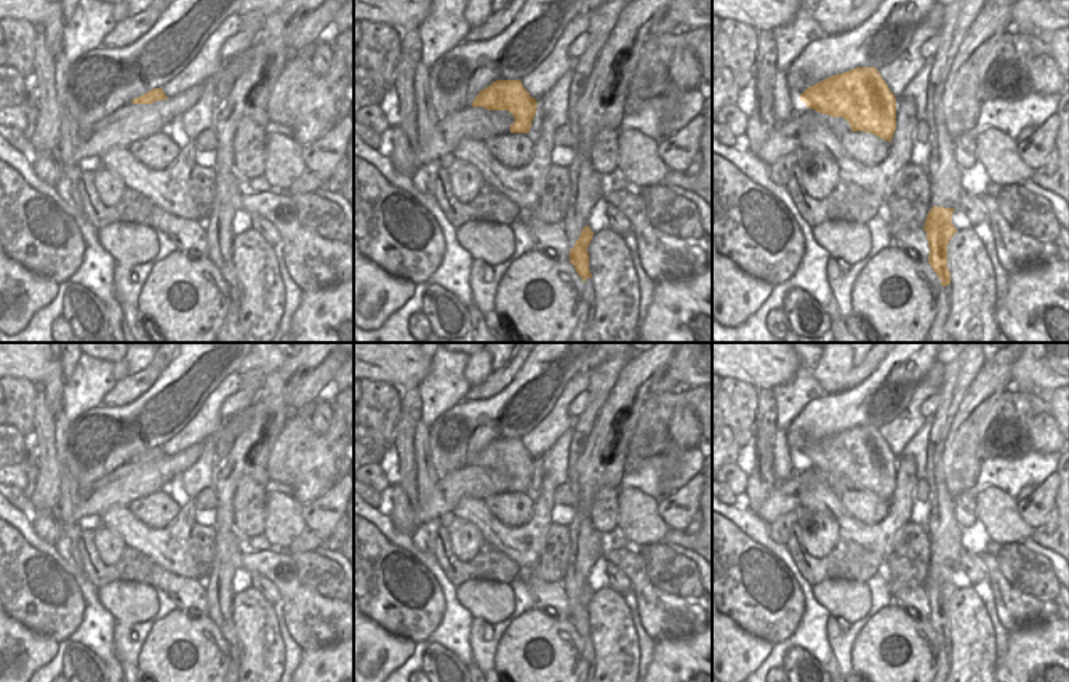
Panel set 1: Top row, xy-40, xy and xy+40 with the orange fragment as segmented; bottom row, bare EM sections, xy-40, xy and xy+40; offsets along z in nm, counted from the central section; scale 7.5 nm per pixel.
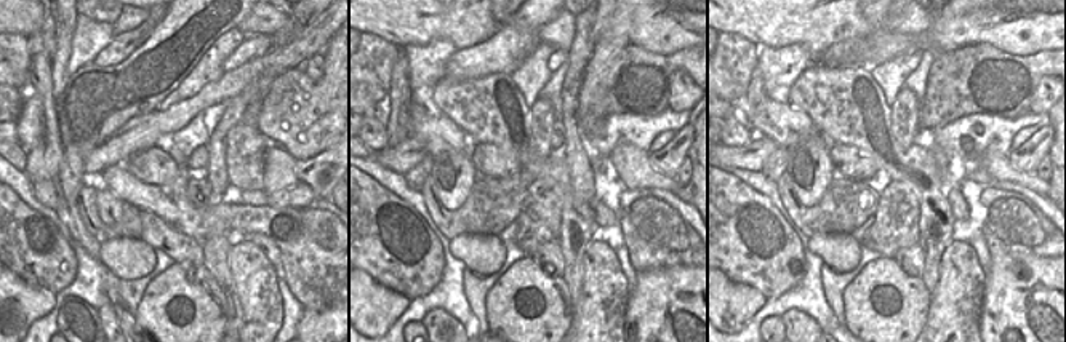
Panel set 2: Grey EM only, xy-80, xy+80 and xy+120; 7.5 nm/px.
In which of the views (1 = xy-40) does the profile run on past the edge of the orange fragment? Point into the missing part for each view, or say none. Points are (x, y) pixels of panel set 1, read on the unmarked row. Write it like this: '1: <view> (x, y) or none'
1: none

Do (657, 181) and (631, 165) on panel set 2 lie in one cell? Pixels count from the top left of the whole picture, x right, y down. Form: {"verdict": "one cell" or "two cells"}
{"verdict": "one cell"}

